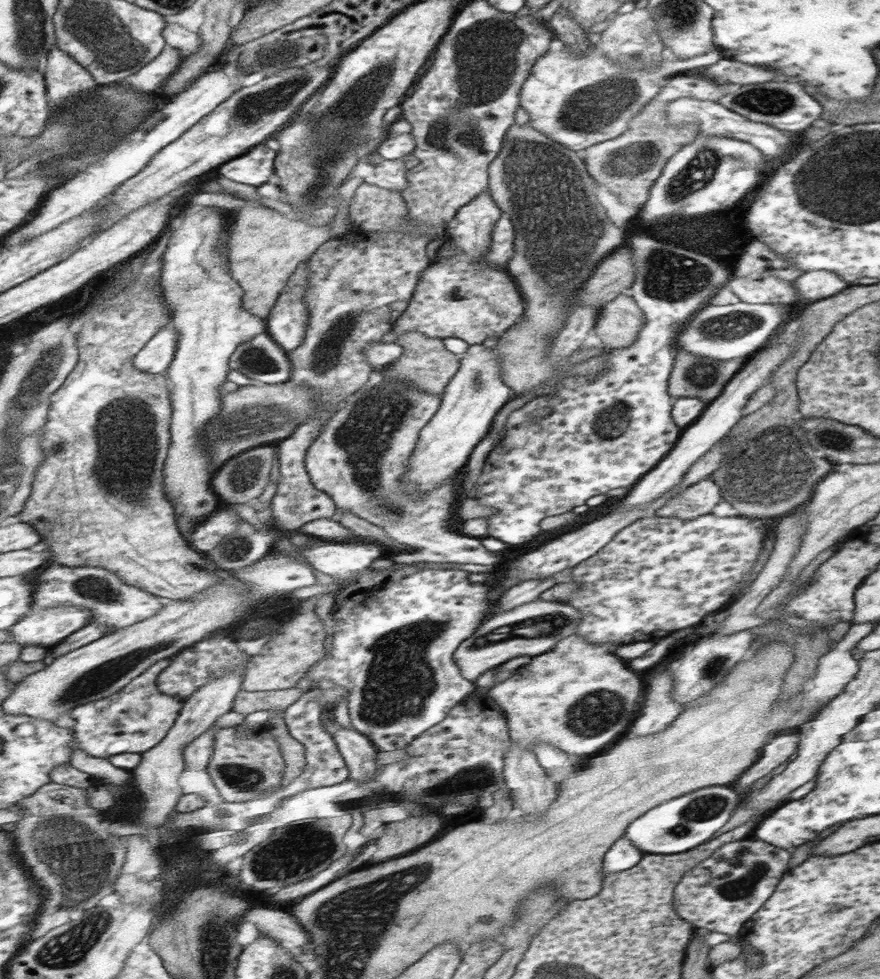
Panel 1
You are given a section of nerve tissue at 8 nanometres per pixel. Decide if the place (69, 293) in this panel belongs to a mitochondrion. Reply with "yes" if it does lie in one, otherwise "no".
no

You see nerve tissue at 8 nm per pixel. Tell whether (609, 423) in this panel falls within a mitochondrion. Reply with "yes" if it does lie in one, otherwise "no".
yes

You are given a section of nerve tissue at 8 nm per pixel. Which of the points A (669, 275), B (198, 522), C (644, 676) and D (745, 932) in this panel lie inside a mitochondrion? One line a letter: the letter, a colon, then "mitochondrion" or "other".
A: mitochondrion
B: other
C: other
D: other

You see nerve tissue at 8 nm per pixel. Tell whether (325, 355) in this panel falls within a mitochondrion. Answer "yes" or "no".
yes

